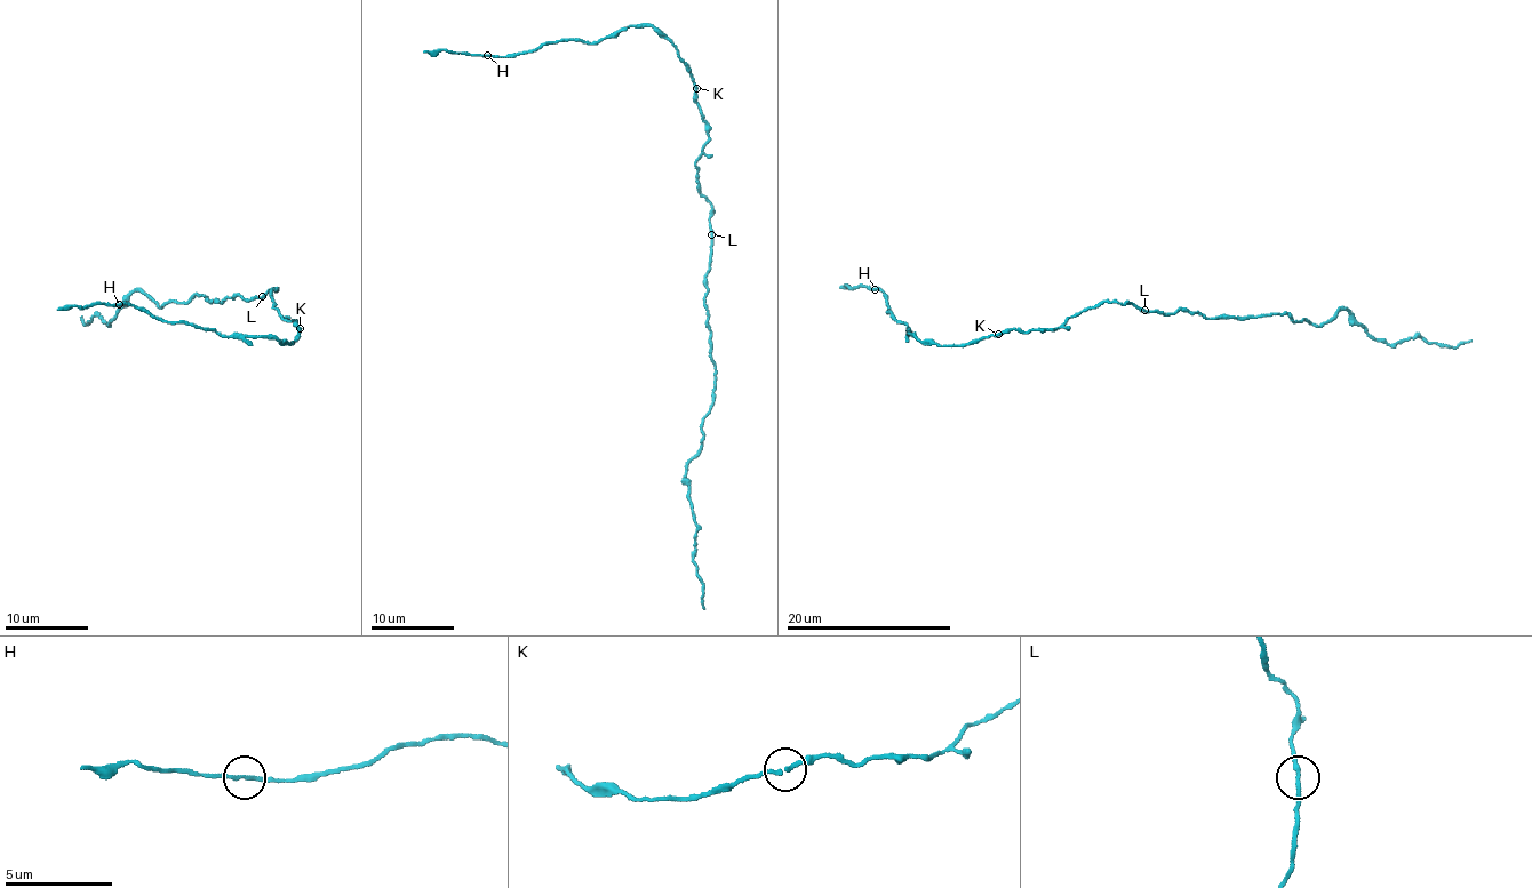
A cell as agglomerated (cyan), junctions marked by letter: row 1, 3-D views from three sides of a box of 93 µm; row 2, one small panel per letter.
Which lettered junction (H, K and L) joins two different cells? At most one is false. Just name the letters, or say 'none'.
none

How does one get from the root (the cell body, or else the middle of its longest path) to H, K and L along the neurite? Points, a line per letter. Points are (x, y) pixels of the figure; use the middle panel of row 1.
H: (700, 193), (695, 159), (709, 140), (708, 122), (691, 70), (652, 26), (487, 55)
K: (700, 193), (695, 159), (709, 135), (708, 122), (696, 103), (696, 88)
L: (700, 193), (711, 205), (711, 234)

